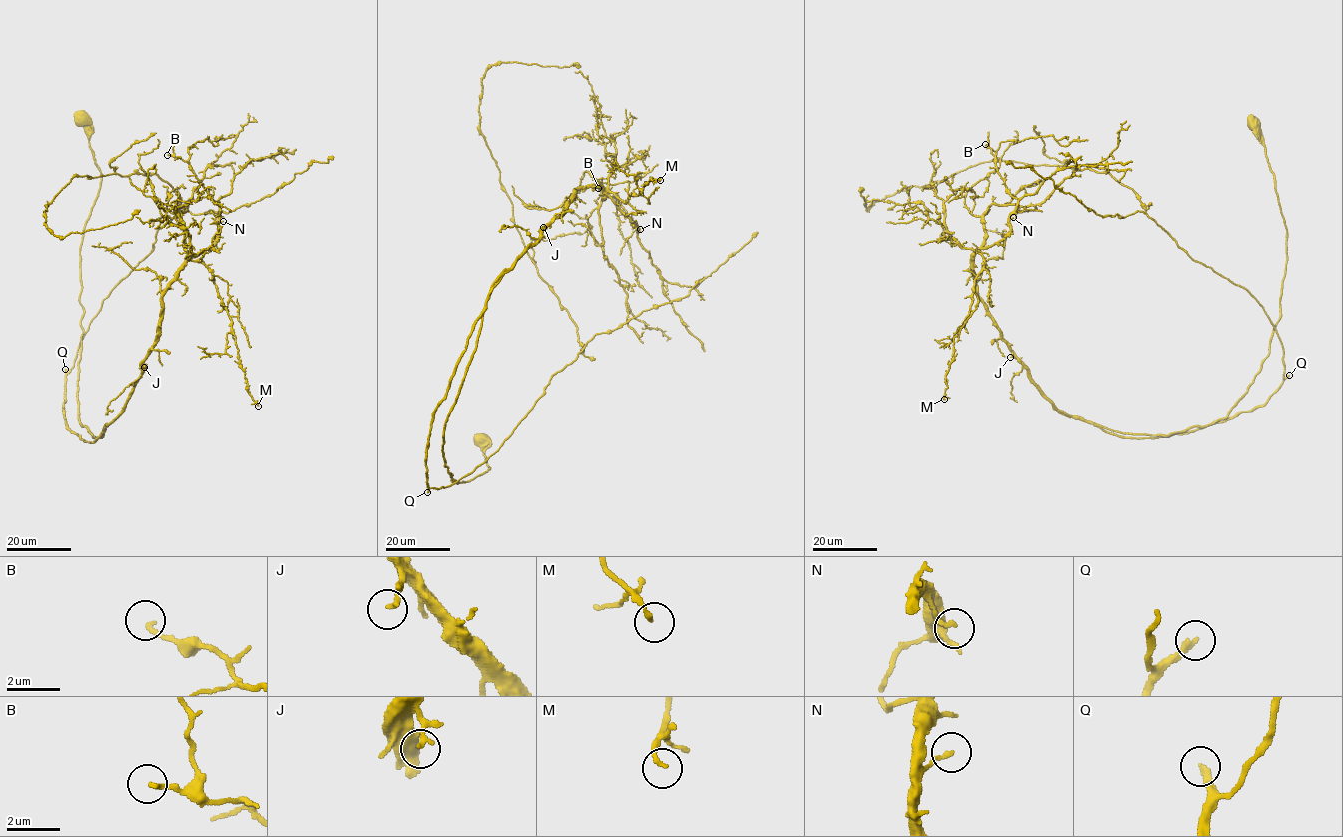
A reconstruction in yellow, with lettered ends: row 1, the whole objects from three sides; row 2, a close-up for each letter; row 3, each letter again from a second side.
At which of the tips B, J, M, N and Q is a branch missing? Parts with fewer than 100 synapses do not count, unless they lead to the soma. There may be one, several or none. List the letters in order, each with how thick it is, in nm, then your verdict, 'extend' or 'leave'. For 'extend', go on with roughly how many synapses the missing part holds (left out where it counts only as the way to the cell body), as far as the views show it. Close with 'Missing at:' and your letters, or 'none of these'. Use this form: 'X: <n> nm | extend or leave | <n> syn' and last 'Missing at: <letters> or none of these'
B: 180 nm | leave
J: 140 nm | leave
M: 160 nm | leave
N: 140 nm | leave
Q: 240 nm | extend | 300 syn
Missing at: Q

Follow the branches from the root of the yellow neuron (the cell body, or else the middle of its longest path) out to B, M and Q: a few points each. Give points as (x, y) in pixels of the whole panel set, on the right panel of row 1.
B: (1251, 124), (1280, 319), (1228, 414), (1169, 435), (1066, 416), (1002, 338), (972, 256), (1018, 199), (985, 144)
M: (1251, 124), (1287, 263), (1269, 355), (1225, 417), (1147, 435), (1066, 416), (979, 297), (977, 251), (944, 399)
Q: (1251, 124), (1287, 229), (1269, 355), (1225, 417), (1169, 435), (1101, 427), (1187, 433), (1262, 406), (1289, 375)

